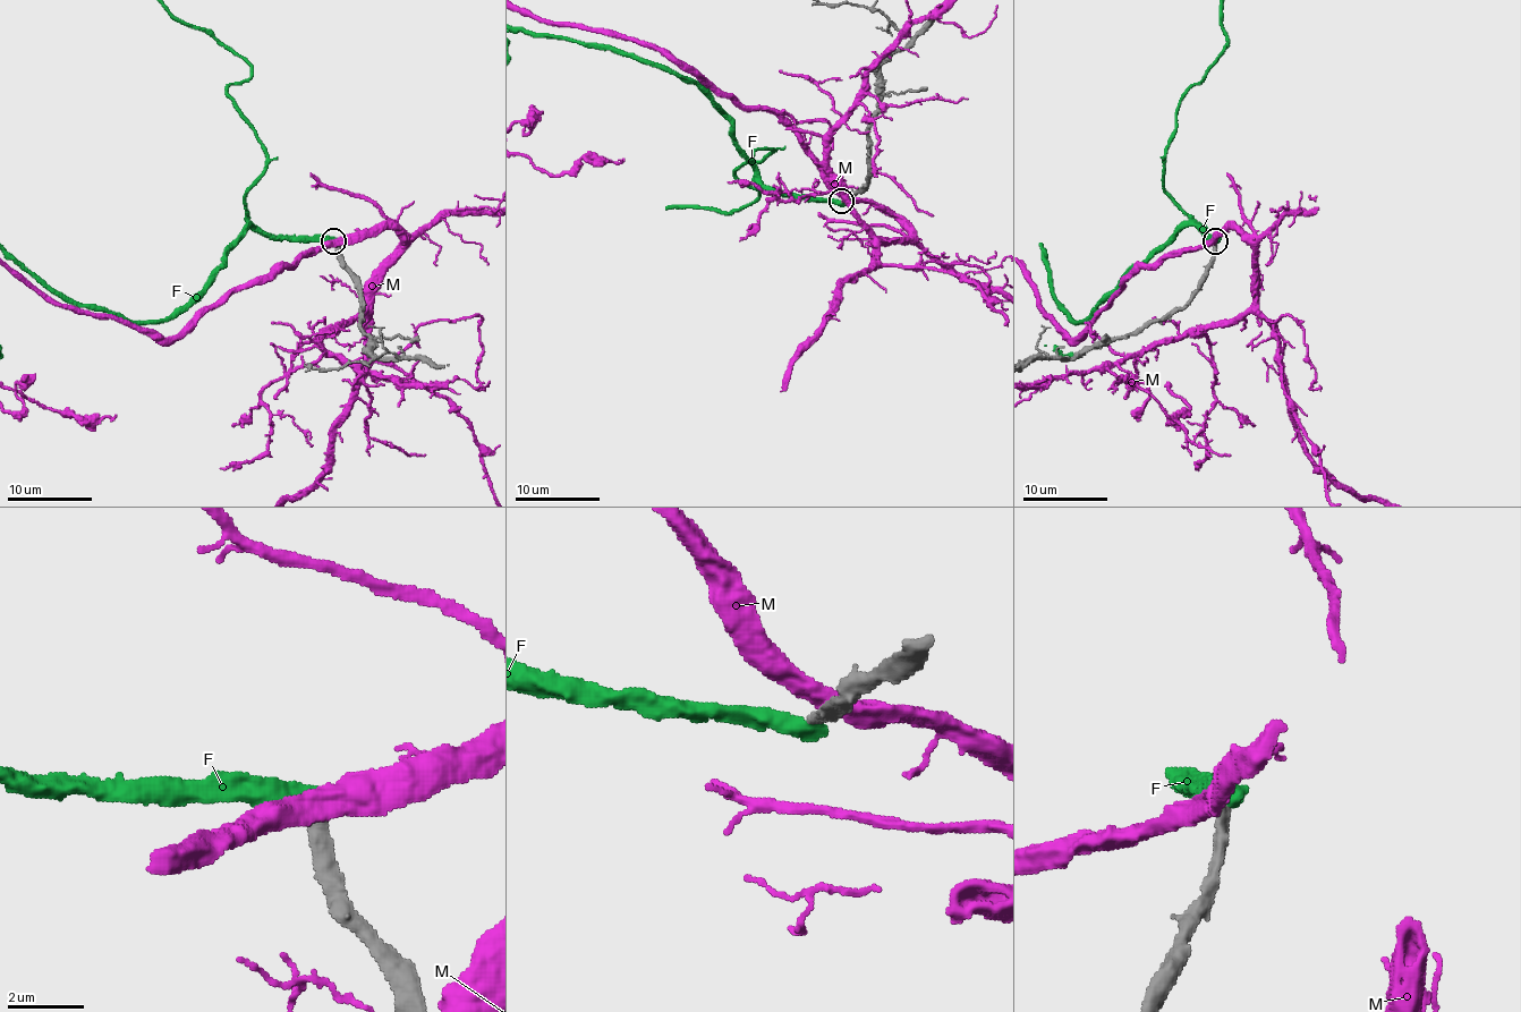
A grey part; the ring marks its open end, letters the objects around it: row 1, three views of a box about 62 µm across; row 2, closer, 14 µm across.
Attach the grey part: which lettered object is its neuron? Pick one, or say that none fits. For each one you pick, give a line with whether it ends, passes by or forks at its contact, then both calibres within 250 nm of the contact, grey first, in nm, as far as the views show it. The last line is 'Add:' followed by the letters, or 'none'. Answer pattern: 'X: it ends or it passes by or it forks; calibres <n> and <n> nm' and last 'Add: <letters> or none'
Add: none

